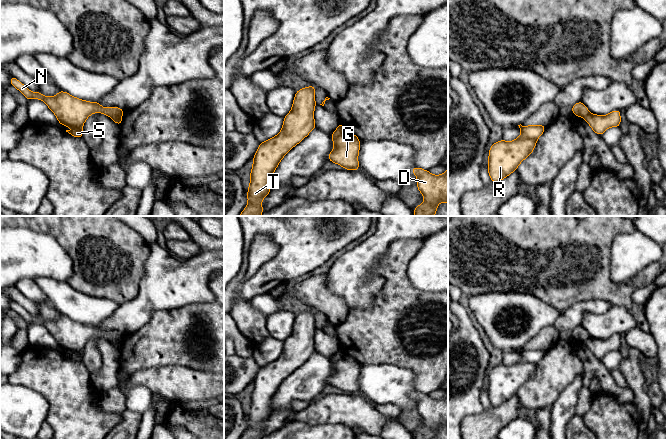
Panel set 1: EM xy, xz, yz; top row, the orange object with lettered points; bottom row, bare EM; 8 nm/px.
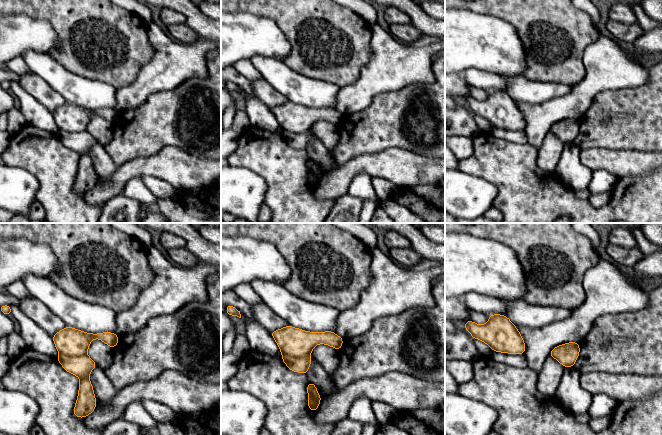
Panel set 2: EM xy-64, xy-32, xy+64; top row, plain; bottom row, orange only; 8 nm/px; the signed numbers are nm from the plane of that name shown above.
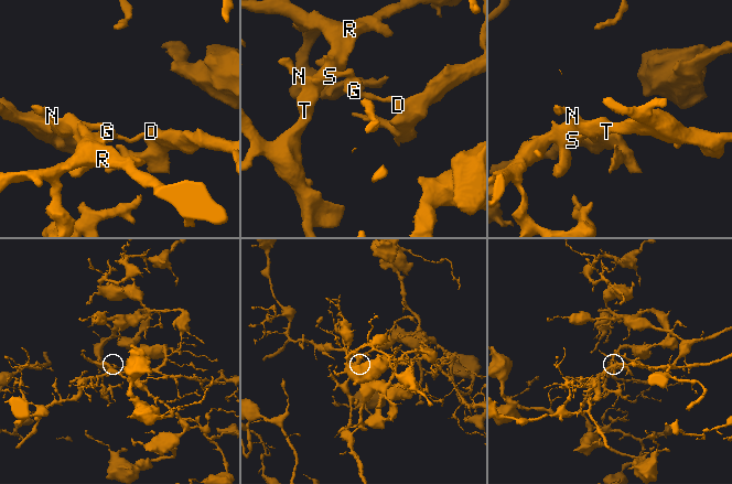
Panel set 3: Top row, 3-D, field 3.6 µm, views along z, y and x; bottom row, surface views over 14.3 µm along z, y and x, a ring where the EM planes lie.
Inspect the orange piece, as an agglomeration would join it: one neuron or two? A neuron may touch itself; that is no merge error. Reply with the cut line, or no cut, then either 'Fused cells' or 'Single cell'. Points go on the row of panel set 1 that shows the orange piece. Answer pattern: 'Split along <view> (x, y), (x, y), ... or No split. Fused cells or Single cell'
Split along xy (121, 116), (111, 117). Fused cells

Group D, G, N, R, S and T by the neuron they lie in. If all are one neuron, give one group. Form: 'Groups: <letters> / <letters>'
Groups: D G / N R S T

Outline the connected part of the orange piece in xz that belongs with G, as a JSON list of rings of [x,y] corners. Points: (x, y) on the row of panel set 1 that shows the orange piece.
[[[337,129],[331,136],[334,148],[328,155],[328,160],[347,170],[359,170],[358,155],[361,143],[359,138],[351,132]]]

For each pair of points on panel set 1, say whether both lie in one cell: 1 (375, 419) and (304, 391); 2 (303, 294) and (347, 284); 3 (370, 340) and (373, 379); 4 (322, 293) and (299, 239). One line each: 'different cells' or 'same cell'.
1: different cells
2: different cells
3: different cells
4: different cells

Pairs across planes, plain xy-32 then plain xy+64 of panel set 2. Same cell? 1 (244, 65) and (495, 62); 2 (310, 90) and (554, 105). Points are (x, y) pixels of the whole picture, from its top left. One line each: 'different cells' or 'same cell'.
1: different cells
2: different cells

